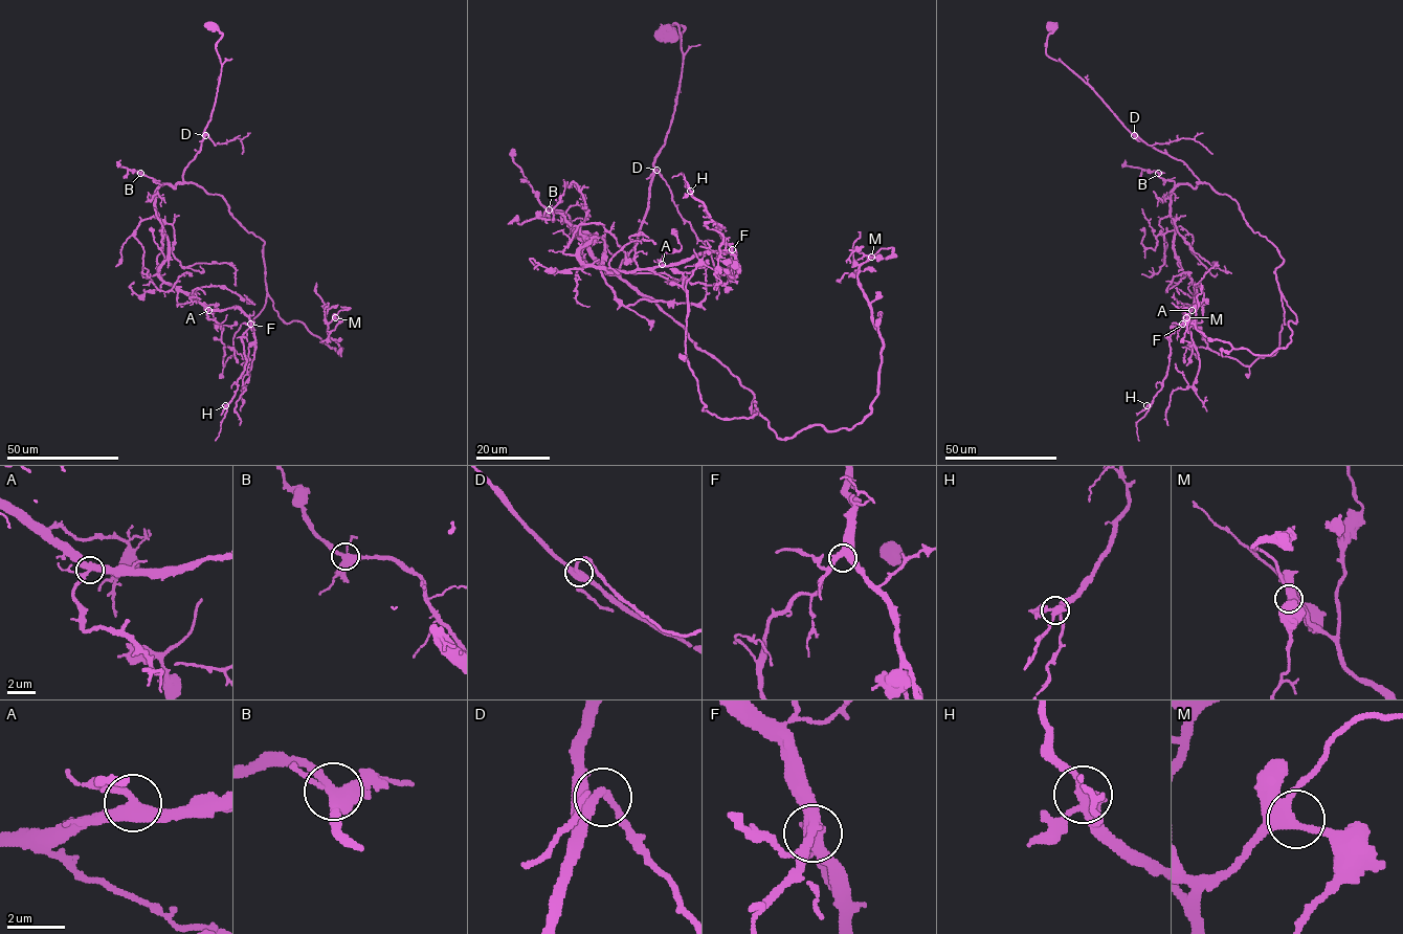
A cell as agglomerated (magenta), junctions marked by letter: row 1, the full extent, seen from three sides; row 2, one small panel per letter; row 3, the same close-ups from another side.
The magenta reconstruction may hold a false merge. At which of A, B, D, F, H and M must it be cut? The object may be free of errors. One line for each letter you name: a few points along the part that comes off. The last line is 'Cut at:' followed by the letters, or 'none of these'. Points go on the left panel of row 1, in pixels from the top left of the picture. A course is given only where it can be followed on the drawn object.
Cut at: none of these

